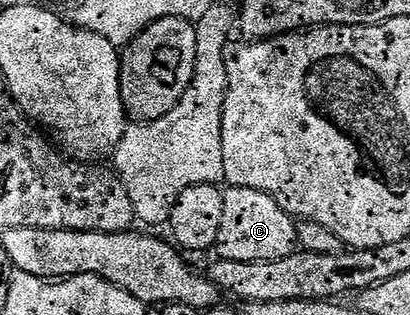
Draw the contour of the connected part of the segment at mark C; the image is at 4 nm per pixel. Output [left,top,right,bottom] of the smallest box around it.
[215,186,297,260]

